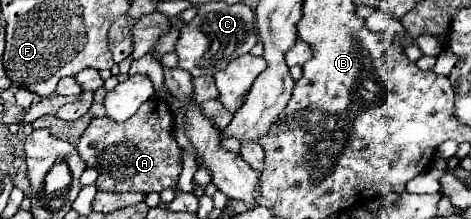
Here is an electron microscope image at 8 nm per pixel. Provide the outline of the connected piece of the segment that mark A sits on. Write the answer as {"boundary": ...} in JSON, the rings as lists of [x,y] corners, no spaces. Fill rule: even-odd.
{"boundary":[[[151,98],[139,106],[135,116],[125,122],[115,122],[111,118],[93,118],[77,144],[79,156],[85,160],[87,168],[97,168],[97,190],[99,192],[163,192],[177,188],[177,178],[183,170],[183,150],[173,138],[173,114],[163,98]]]}

